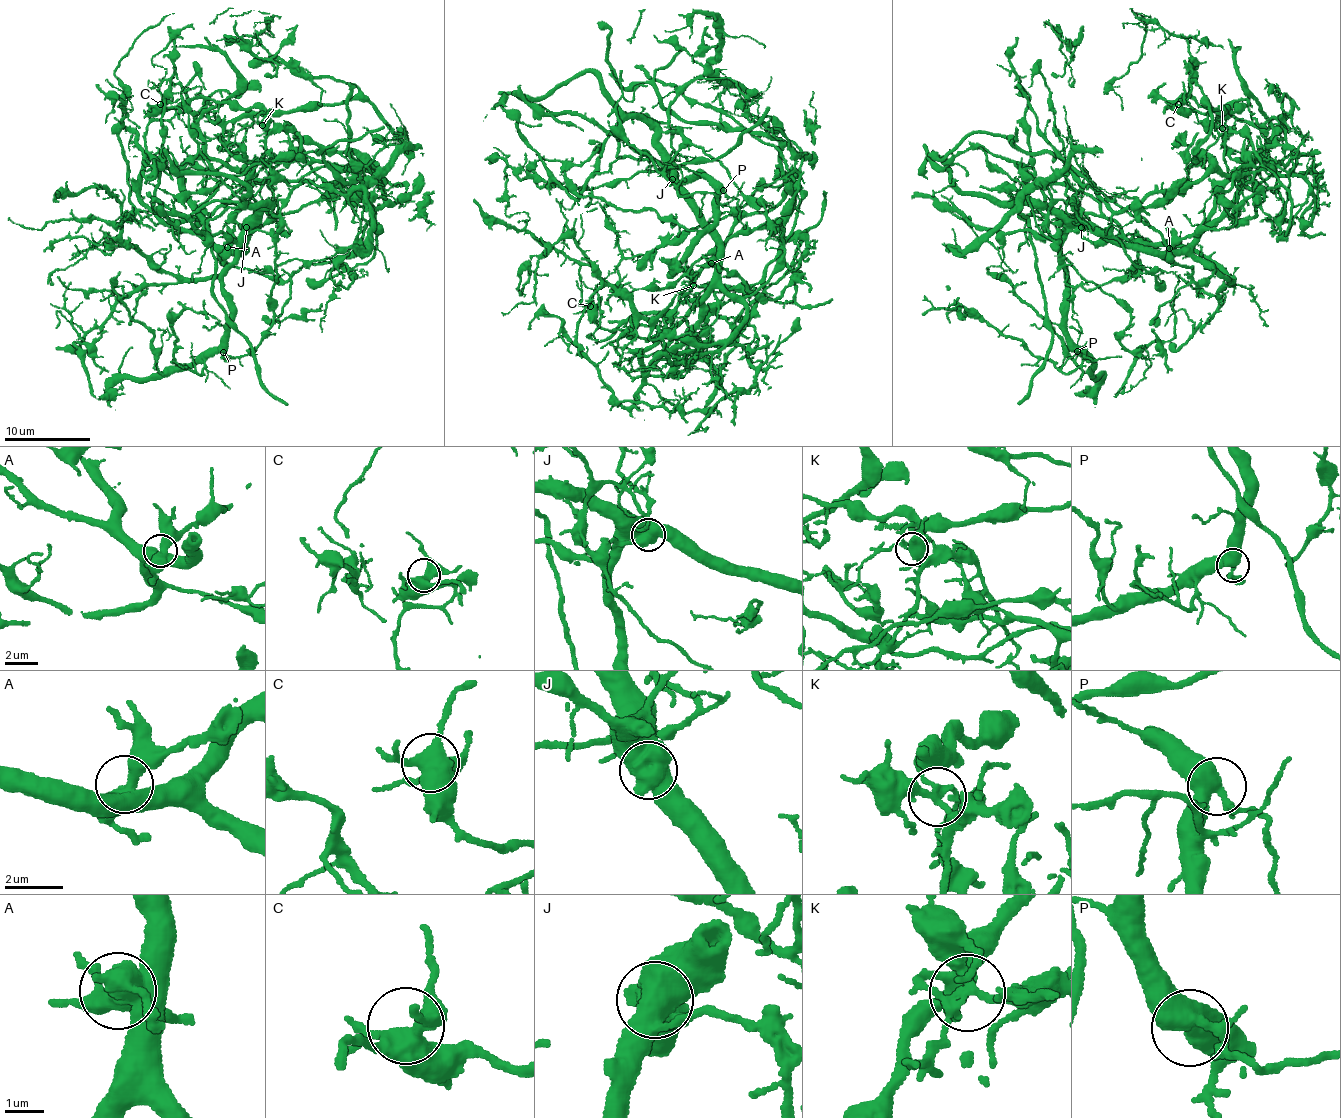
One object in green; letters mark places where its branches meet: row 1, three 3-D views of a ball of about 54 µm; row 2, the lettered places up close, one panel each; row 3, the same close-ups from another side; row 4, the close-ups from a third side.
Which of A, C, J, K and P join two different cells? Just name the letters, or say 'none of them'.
J, K

